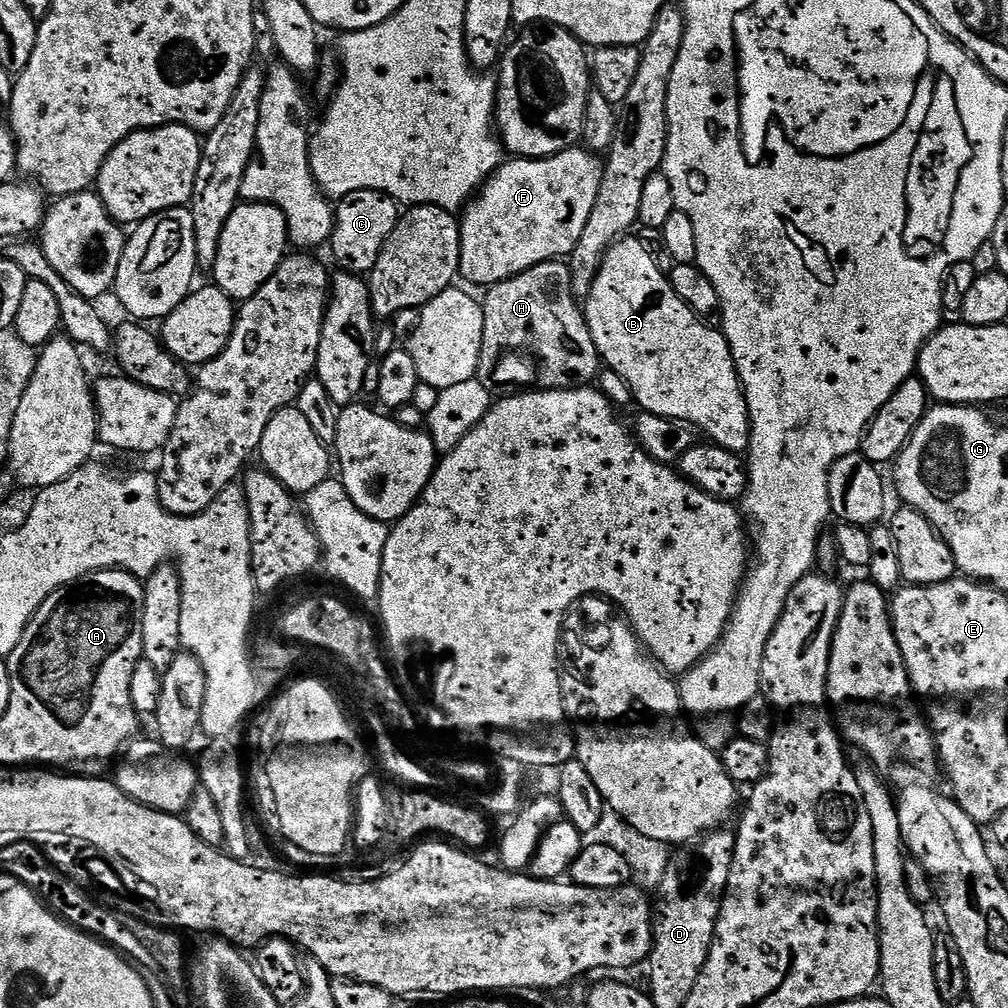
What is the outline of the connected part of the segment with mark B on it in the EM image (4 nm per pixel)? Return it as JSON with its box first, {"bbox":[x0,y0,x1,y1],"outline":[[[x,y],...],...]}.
{"bbox":[583,235,750,454],"outline":[[[625,235],[608,249],[583,309],[601,361],[628,383],[635,403],[640,403],[643,411],[665,420],[679,420],[696,430],[701,428],[715,447],[737,454],[747,453],[750,439],[748,403],[728,340],[719,327],[708,328],[712,326],[695,316],[690,306],[674,294],[671,279],[654,266],[649,252],[635,235]]]}

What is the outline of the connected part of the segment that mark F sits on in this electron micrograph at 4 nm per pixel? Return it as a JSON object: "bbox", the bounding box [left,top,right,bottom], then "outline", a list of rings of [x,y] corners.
{"bbox":[459,146,601,286],"outline":[[[580,146],[567,148],[545,160],[512,158],[501,163],[463,209],[462,219],[459,221],[459,275],[463,278],[465,276],[472,284],[491,286],[520,276],[547,260],[571,257],[574,246],[578,246],[578,238],[582,238],[582,230],[586,230],[586,222],[590,222],[590,210],[594,210],[600,189],[601,171],[601,161],[591,151]]]}

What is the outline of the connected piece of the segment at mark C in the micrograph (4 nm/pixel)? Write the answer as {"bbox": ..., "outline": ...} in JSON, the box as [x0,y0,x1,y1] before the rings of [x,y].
{"bbox":[330,190,402,274],"outline":[[[358,190],[339,197],[334,208],[334,227],[330,249],[348,274],[368,274],[375,266],[379,252],[402,215],[401,205],[391,196],[374,190]]]}

